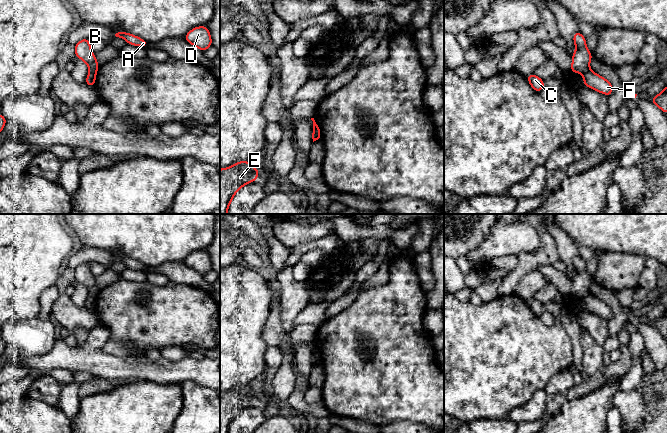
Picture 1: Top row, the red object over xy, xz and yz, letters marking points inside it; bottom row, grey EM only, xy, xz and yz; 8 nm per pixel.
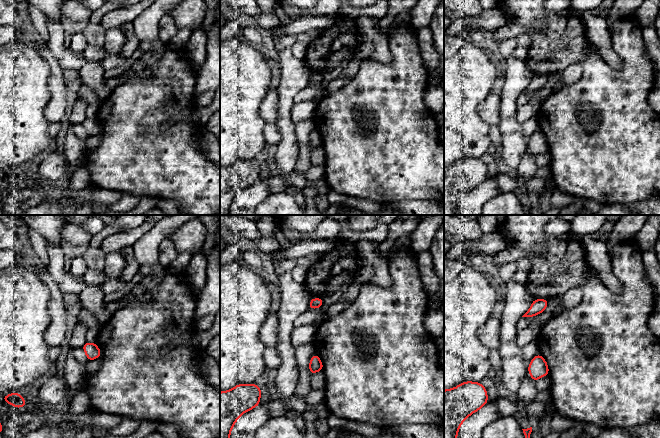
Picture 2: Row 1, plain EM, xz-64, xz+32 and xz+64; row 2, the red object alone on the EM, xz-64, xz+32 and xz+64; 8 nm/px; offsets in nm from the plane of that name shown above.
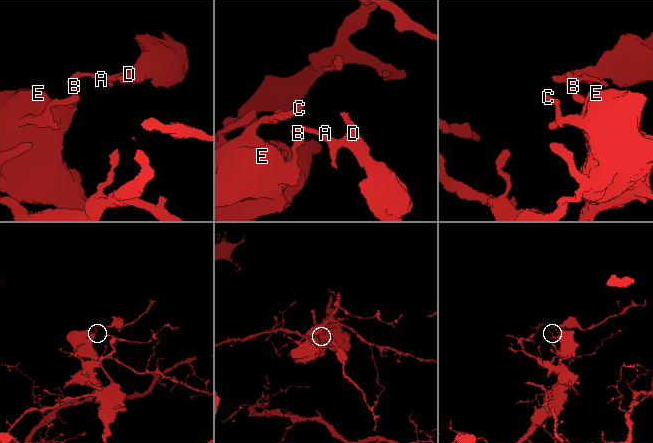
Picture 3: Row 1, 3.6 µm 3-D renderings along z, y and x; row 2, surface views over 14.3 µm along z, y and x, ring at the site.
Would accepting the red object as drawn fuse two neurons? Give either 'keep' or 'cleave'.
cleave

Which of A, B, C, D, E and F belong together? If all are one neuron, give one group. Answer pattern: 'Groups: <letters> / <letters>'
Groups: A B D / C E F

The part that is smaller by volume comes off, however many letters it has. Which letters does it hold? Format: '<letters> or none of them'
A, B, D

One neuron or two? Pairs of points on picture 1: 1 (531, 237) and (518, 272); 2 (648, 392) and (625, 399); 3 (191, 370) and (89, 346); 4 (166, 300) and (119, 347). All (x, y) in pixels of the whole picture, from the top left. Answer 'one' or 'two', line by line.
1: two
2: one
3: one
4: one

